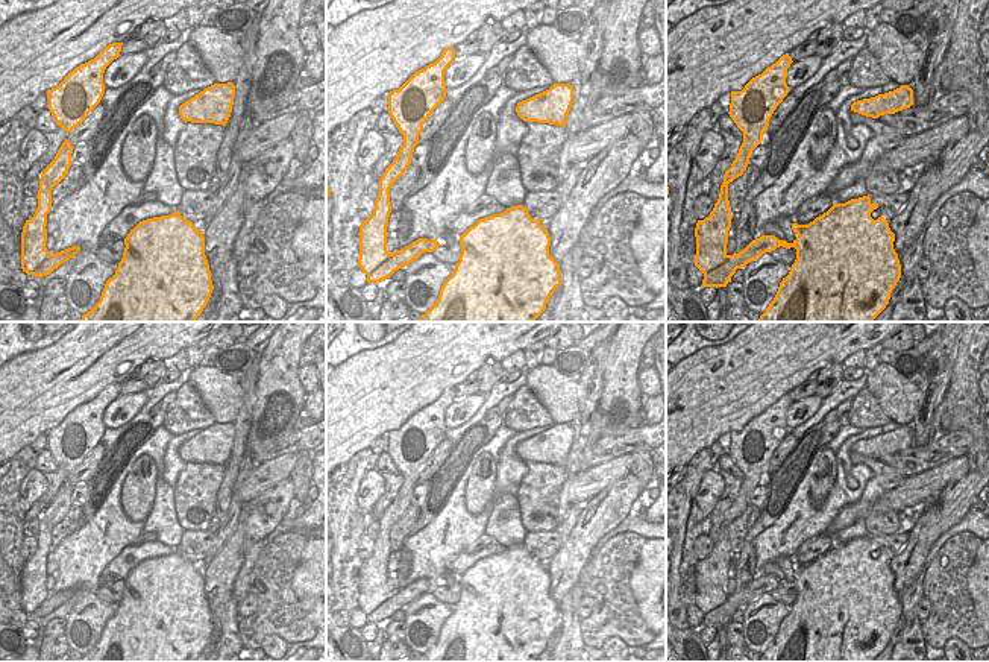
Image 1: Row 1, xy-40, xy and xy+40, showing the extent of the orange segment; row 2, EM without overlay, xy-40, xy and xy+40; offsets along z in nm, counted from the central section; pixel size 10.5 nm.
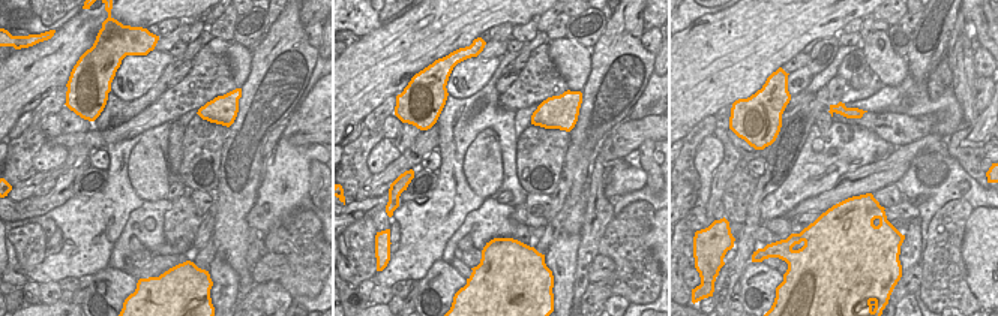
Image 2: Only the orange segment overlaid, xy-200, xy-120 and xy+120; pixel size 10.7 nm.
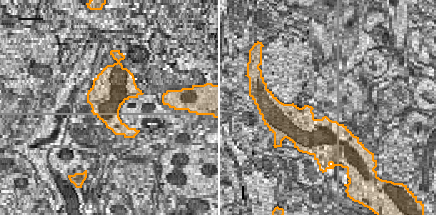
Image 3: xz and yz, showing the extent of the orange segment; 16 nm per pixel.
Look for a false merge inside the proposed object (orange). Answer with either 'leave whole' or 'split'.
split

